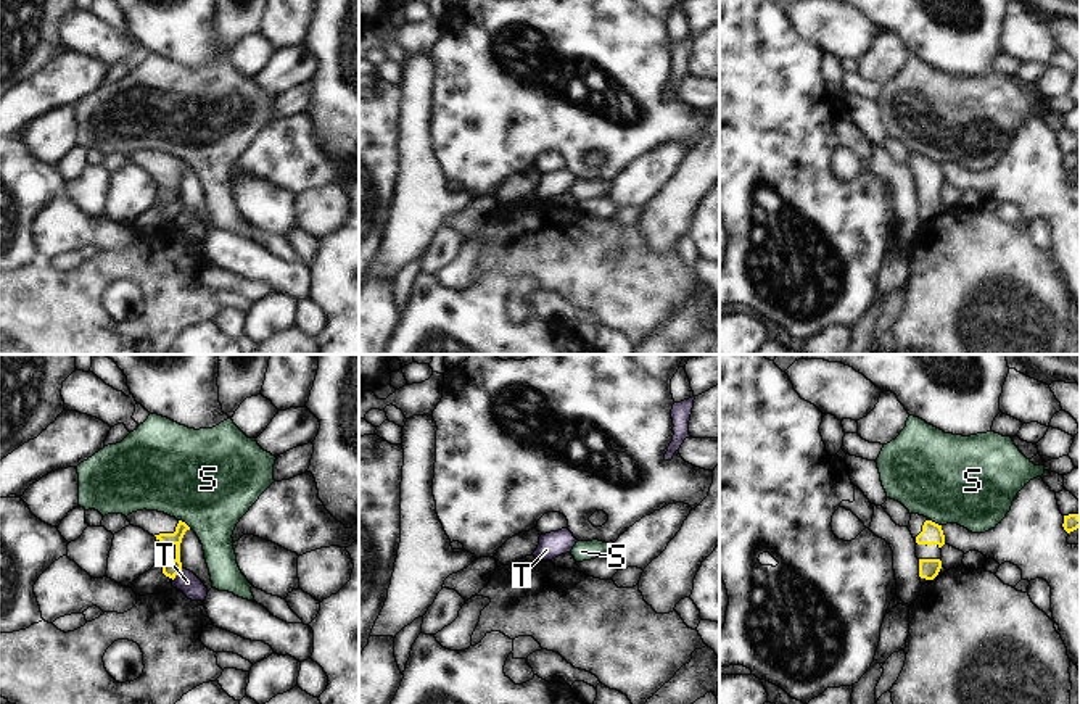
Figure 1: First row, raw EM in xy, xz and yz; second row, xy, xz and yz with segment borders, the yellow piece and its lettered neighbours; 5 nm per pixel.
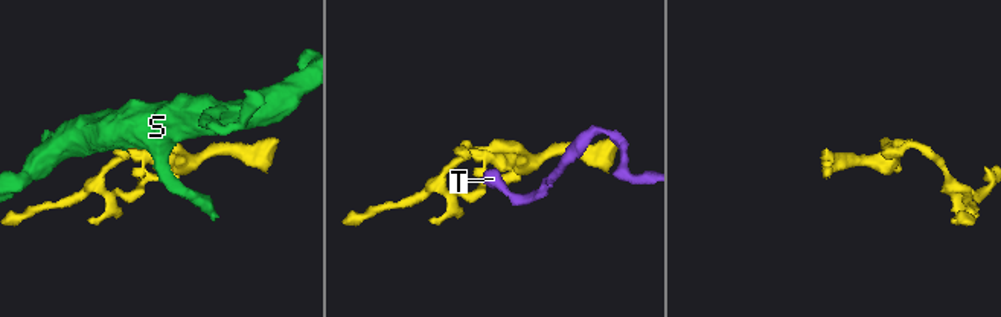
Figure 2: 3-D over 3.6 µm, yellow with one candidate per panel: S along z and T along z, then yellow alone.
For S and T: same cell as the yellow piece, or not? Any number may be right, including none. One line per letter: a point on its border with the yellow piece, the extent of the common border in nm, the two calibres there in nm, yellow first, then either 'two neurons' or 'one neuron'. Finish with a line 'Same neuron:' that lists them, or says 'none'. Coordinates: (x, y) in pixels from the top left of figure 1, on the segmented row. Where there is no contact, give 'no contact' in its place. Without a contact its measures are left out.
S: xy (184, 522) | 80 nm | 90/500 nm | two neurons
T: xy (177, 572) | 90 nm | 90/110 nm | two neurons
Same neuron: none

